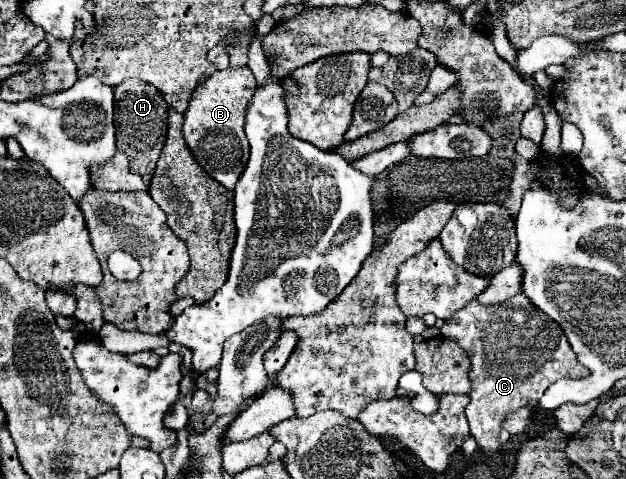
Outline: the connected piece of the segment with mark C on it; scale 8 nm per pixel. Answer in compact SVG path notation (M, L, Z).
M517 293L499 305L481 305L471 301L445 321L441 333L445 339L459 343L471 359L471 401L465 407L465 415L479 449L493 459L497 459L501 451L501 443L497 439L501 419L505 419L511 409L537 401L551 383L563 377L581 379L589 375L589 371L577 363L559 323L543 311L537 311L523 293Z

